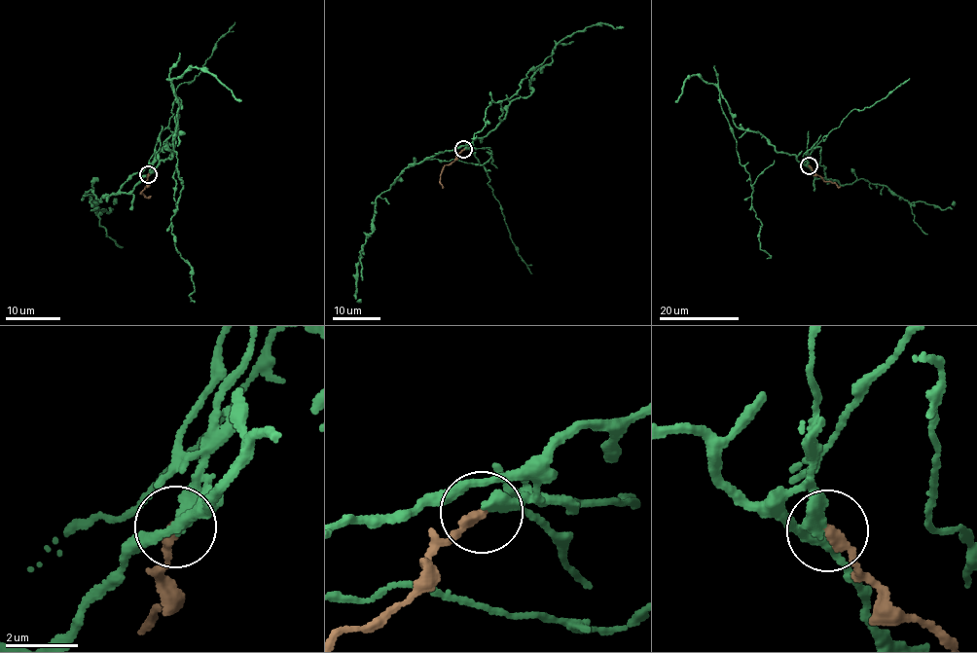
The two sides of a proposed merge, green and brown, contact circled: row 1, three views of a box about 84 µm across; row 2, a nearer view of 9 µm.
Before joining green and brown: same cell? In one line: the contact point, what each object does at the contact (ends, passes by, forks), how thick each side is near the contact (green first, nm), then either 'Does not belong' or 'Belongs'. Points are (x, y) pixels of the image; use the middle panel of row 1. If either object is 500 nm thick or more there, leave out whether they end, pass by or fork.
Place: (463, 149). At the ring green ends. At the ring brown ends. Thickness 400 nm (green) against 300 nm. Does not belong

